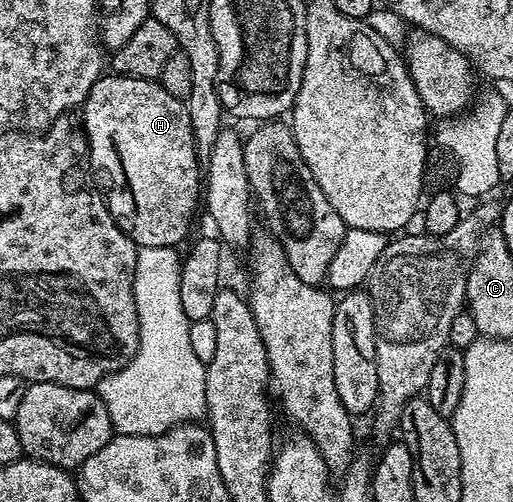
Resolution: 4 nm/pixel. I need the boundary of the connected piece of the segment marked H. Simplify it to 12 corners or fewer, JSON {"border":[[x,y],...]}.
{"border":[[106,73],[83,103],[137,196],[137,247],[189,234],[203,170],[188,105]]}

